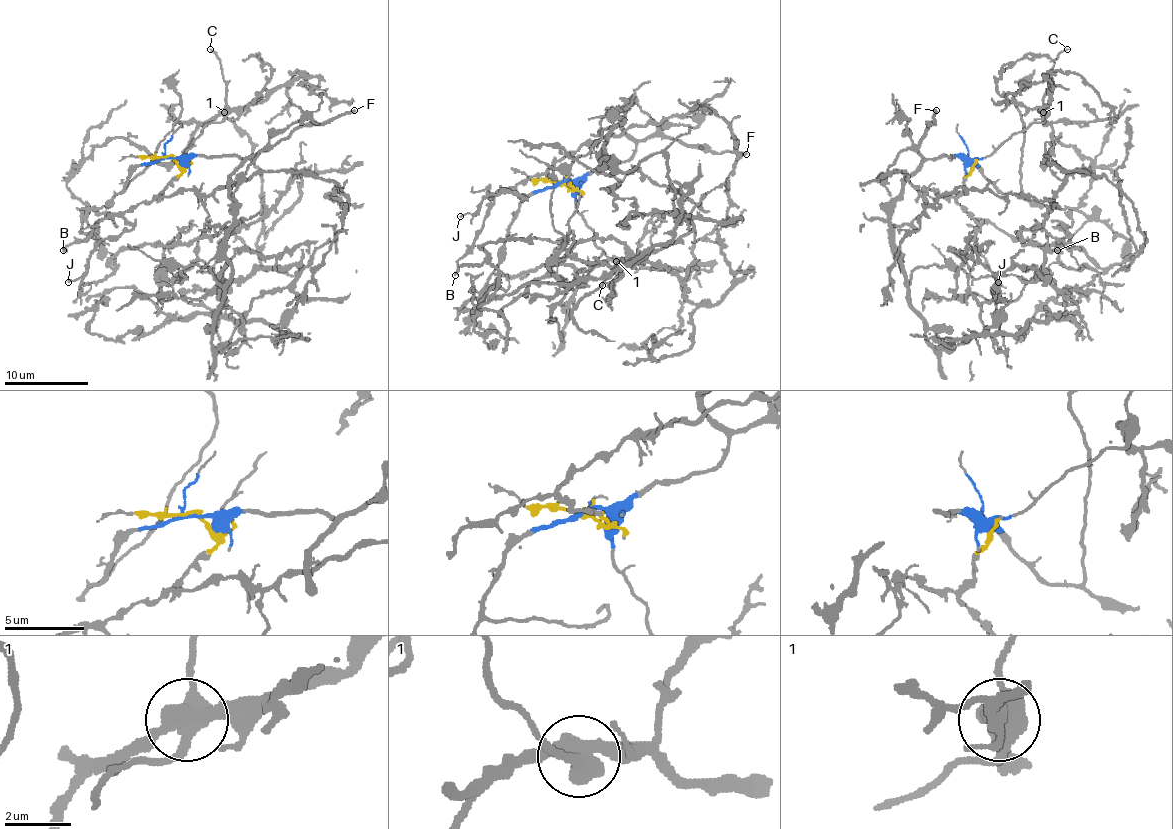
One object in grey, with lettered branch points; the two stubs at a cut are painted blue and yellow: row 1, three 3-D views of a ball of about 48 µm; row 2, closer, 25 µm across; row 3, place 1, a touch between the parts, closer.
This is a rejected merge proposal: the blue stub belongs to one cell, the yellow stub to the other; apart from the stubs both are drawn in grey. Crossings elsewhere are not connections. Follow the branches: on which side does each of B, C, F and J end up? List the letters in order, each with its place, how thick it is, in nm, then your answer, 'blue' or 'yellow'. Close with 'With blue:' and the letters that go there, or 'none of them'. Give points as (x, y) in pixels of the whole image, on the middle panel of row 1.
B: (455, 275) | 280 nm | yellow
C: (602, 285) | 130 nm | blue
F: (746, 154) | 280 nm | blue
J: (460, 216) | 120 nm | yellow
With blue: C, F

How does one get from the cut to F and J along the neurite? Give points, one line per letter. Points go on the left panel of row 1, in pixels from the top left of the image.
F: (169, 158), (244, 158), (271, 149), (300, 126), (323, 124), (354, 110)
J: (169, 156), (181, 172), (152, 202), (131, 208), (125, 229), (98, 243), (87, 271), (68, 281)

